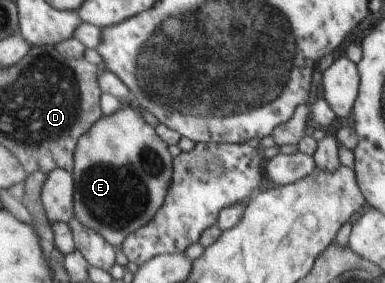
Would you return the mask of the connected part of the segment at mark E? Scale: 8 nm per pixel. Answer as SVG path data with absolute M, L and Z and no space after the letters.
M125 104L117 113L102 117L79 137L74 155L74 218L97 231L113 247L122 245L129 233L145 227L163 206L172 181L174 158L135 109Z

